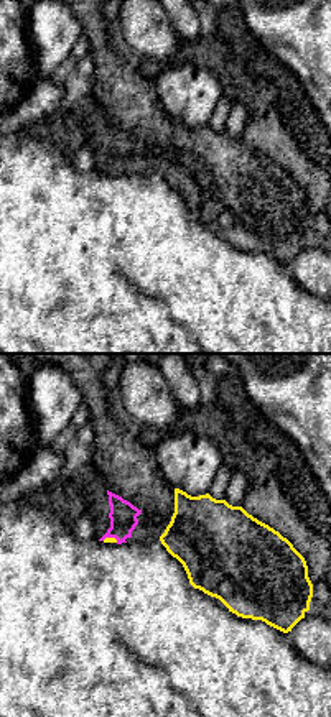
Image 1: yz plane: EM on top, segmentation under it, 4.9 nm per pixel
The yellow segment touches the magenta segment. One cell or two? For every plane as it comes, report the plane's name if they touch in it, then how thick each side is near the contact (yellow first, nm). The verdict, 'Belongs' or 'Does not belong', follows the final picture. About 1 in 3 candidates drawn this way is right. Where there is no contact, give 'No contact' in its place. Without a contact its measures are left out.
Touches yellow in yz. Thickness 30 nm (yellow) against 130 nm

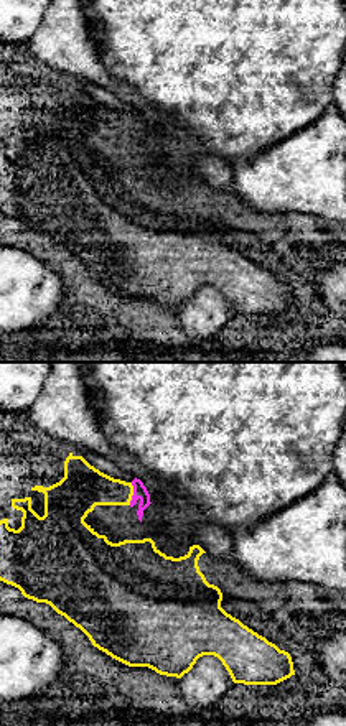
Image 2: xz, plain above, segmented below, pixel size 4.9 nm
Touches yellow in xz. Thickness 220 nm (yellow) against 70 nm

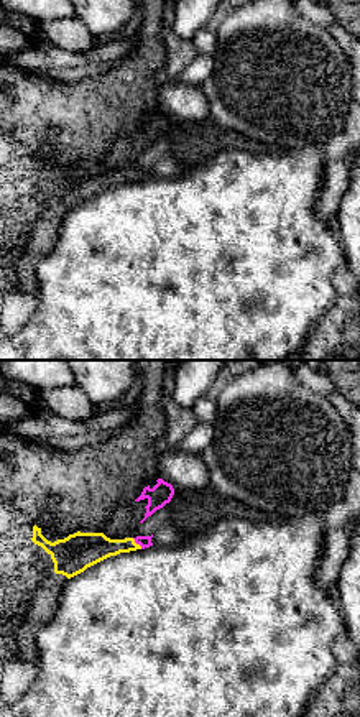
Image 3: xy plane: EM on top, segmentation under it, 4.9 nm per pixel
Touches yellow in xy. Thickness 160 nm (yellow) against 60 nm

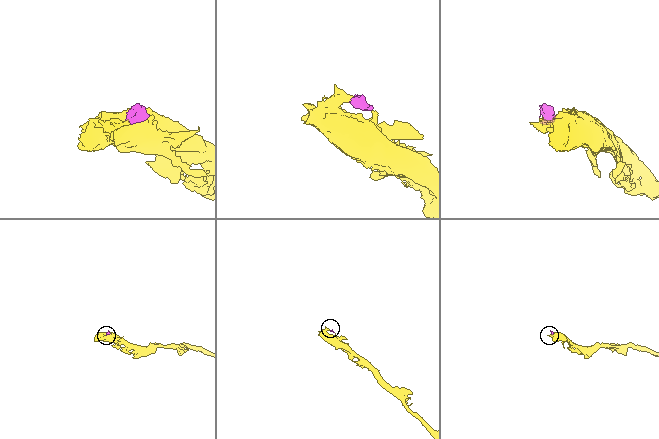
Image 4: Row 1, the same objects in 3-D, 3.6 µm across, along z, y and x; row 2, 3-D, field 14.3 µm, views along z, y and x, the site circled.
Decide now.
Does not belong

